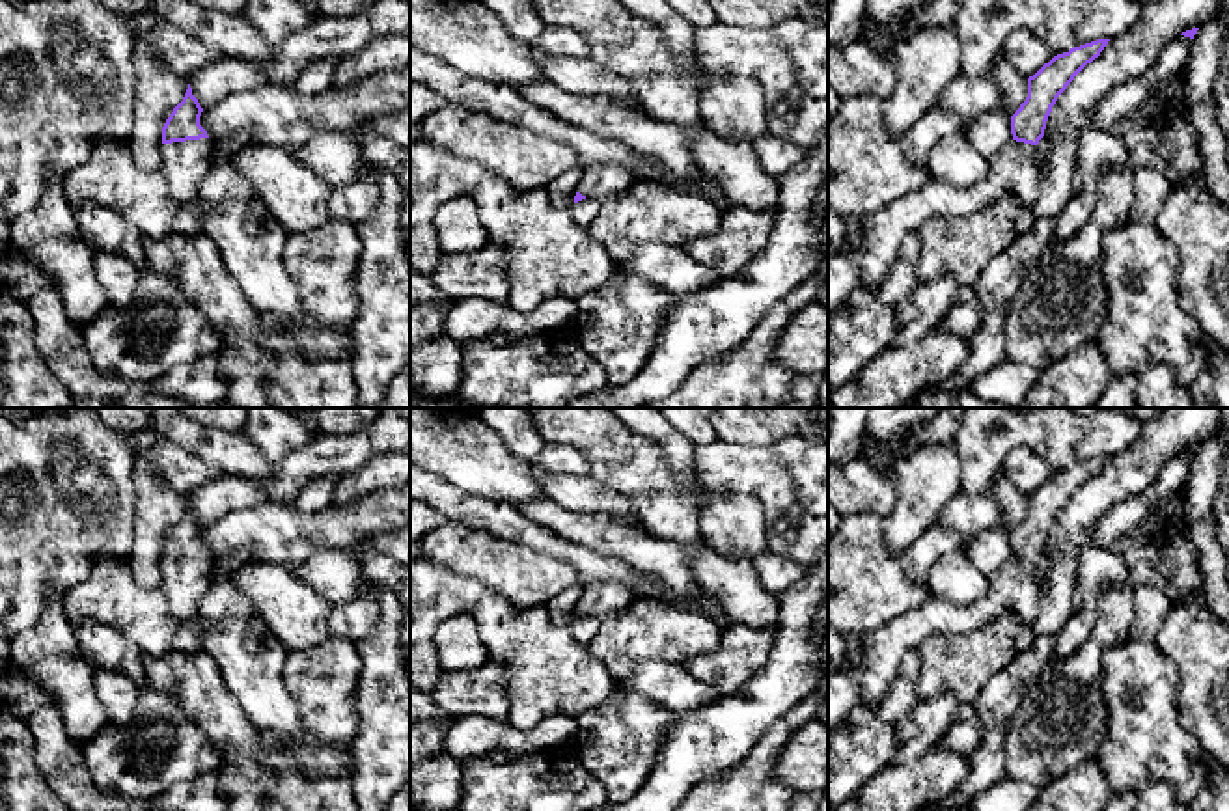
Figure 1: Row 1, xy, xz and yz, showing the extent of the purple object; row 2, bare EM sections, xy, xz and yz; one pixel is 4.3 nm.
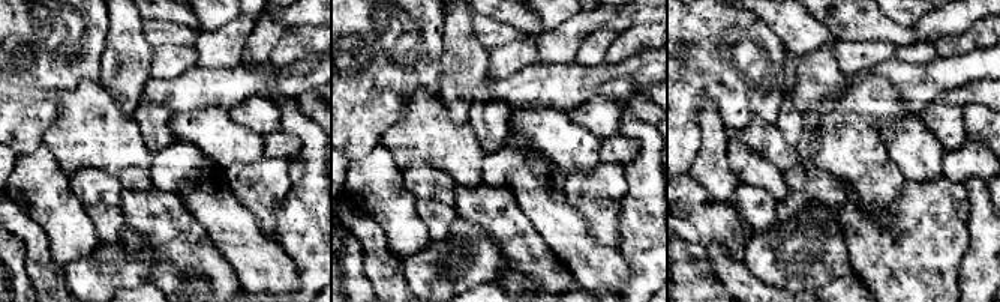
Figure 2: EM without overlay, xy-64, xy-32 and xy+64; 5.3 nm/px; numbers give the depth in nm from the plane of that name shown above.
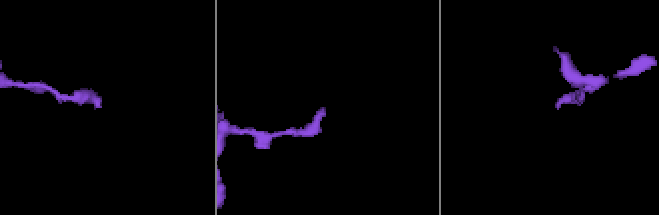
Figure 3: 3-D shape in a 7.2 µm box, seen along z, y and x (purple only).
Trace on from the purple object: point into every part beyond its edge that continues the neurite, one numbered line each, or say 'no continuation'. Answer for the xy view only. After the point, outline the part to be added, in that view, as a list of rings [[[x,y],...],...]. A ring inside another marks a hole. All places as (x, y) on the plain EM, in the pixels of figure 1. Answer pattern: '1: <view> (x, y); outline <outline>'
1: xy (185, 582); outline [[[211,556],[162,561],[160,570],[170,613],[179,625],[196,619],[211,584]]]

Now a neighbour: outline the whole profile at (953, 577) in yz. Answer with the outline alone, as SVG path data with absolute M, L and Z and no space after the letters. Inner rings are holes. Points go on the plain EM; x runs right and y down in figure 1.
M959 548L942 556L932 565L925 585L934 598L947 600L955 606L972 606L987 595L990 578Z

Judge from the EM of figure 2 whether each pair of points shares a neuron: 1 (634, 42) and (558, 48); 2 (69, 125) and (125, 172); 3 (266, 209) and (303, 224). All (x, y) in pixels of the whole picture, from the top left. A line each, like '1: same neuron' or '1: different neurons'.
1: different neurons
2: same neuron
3: different neurons

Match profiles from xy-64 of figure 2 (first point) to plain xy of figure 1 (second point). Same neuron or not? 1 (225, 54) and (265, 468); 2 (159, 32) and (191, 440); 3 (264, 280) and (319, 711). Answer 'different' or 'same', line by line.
1: different
2: different
3: different

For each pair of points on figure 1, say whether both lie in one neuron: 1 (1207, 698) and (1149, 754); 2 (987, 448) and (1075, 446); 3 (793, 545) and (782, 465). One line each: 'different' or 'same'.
1: different
2: same
3: same

